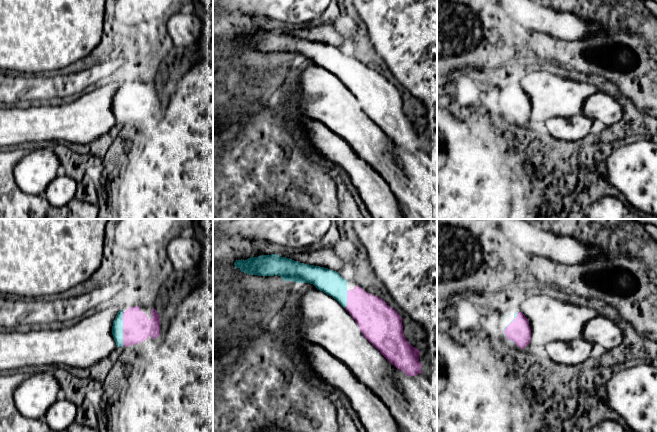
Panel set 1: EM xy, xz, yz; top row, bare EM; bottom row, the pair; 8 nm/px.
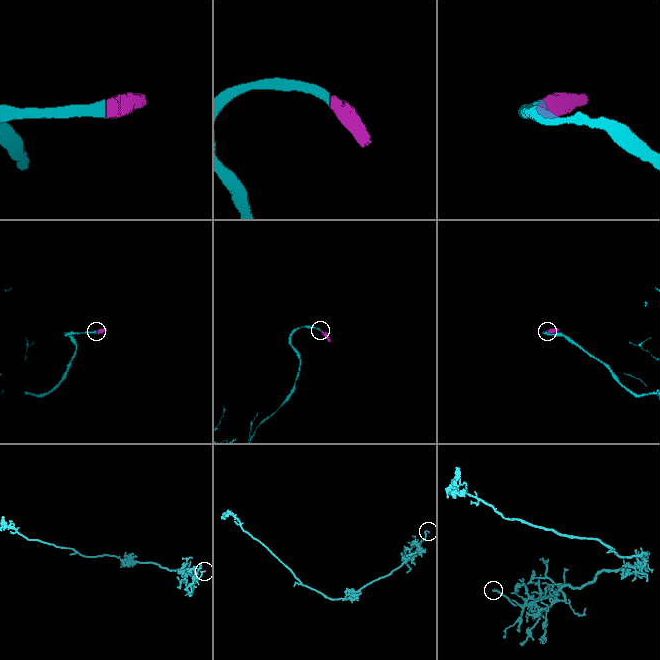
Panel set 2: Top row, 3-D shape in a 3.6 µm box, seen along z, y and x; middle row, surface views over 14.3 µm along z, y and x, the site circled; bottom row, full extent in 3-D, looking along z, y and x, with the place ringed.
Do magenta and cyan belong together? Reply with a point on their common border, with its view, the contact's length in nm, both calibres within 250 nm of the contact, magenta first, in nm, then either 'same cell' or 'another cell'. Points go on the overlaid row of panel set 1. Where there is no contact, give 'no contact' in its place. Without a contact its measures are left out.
xy (123, 329) | 280 nm | 240/100 nm | same cell

